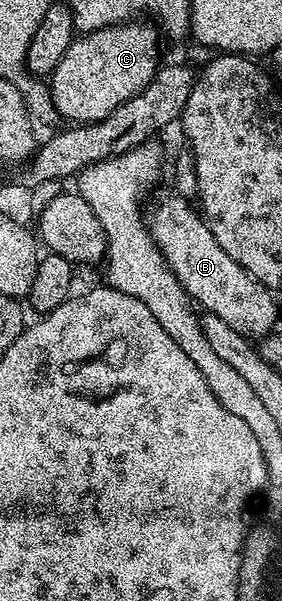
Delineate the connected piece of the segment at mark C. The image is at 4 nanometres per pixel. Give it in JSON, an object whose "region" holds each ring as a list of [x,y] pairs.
{"region":[[[135,19],[123,24],[112,24],[94,32],[78,35],[71,42],[71,46],[67,46],[67,54],[63,54],[59,66],[55,66],[53,75],[47,80],[53,105],[62,121],[84,126],[93,124],[96,120],[107,118],[116,108],[123,106],[123,102],[139,95],[155,78],[157,69],[162,63],[161,44],[157,41],[159,32],[152,23],[149,23],[150,25],[141,23],[149,22]]]}

